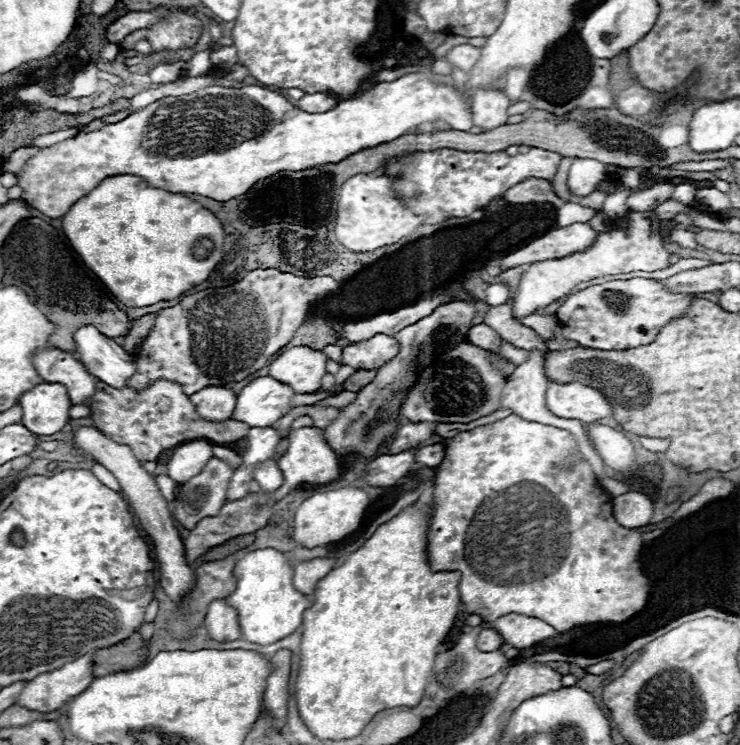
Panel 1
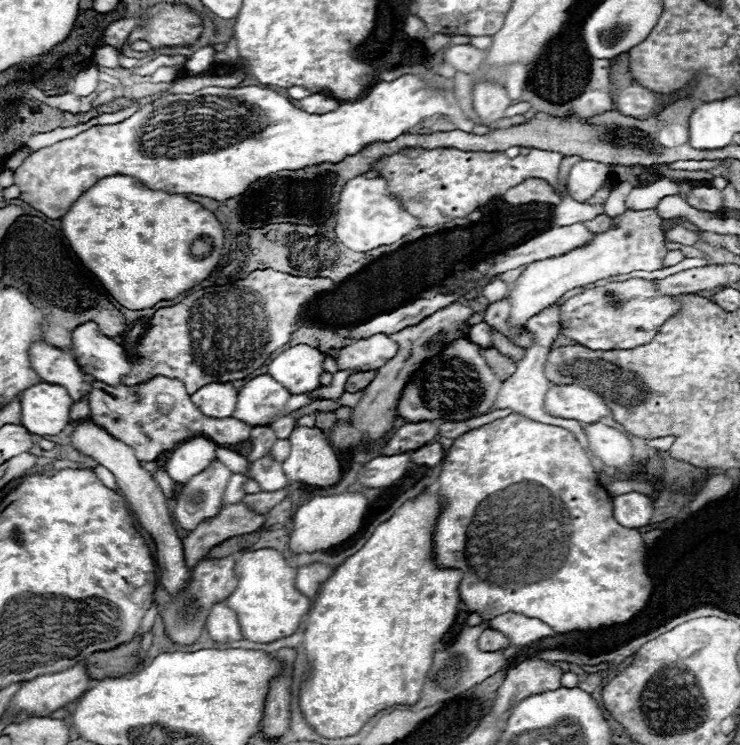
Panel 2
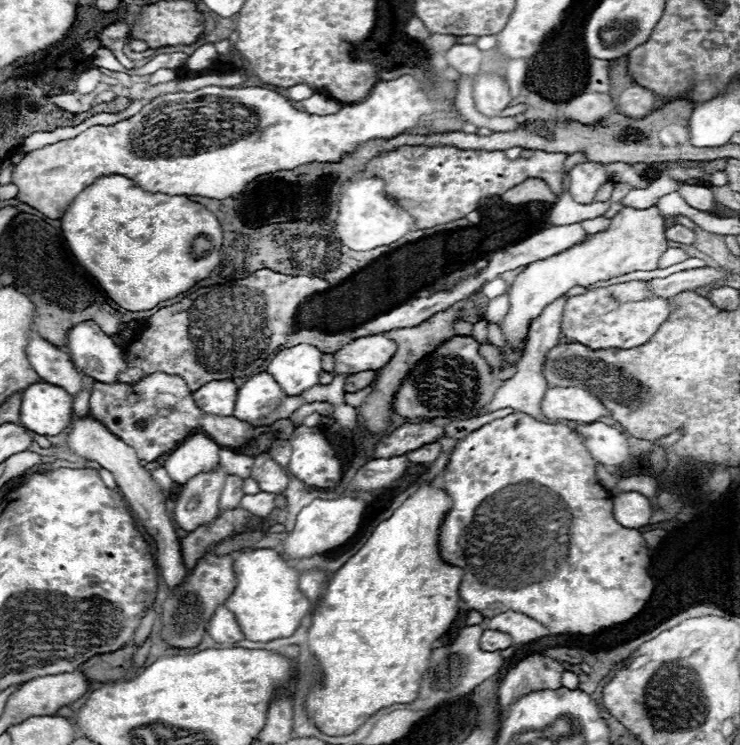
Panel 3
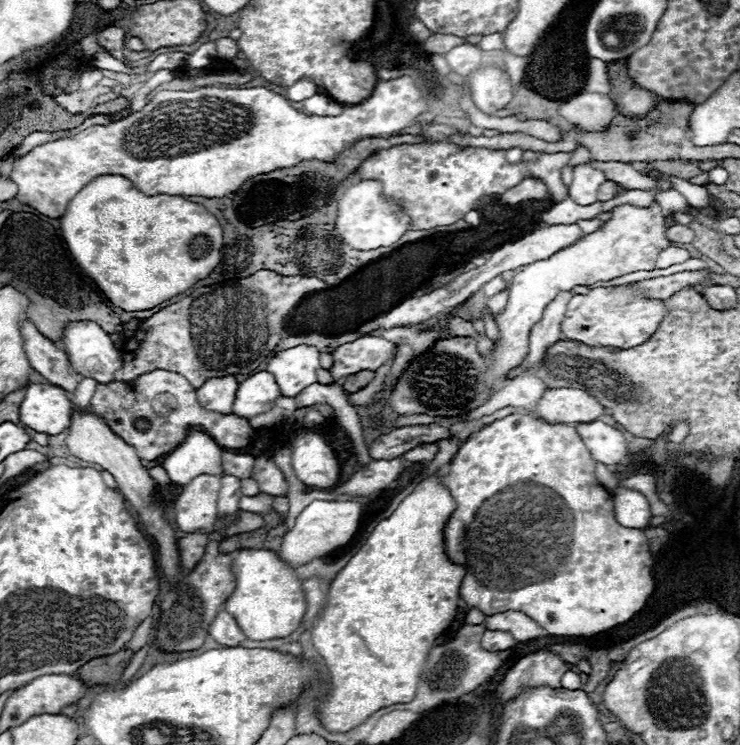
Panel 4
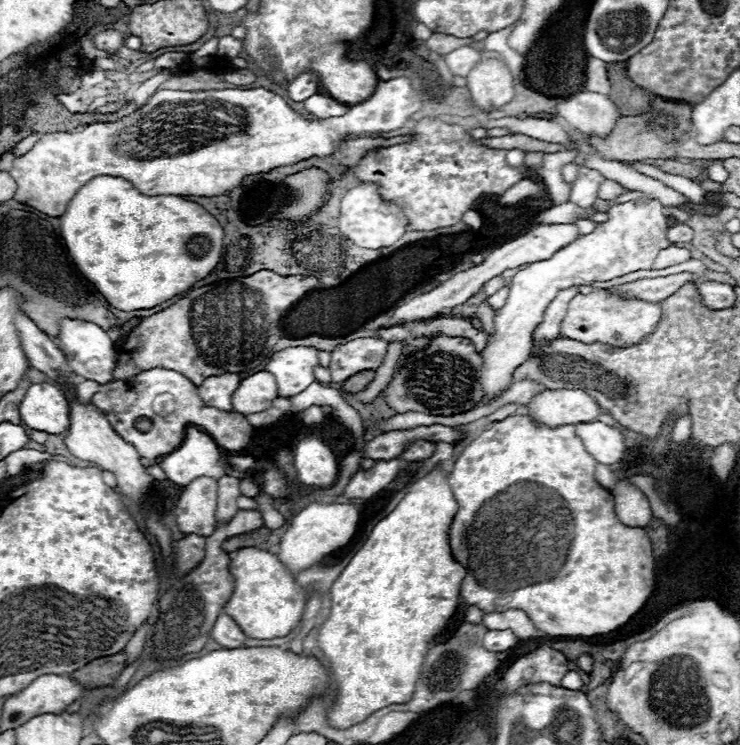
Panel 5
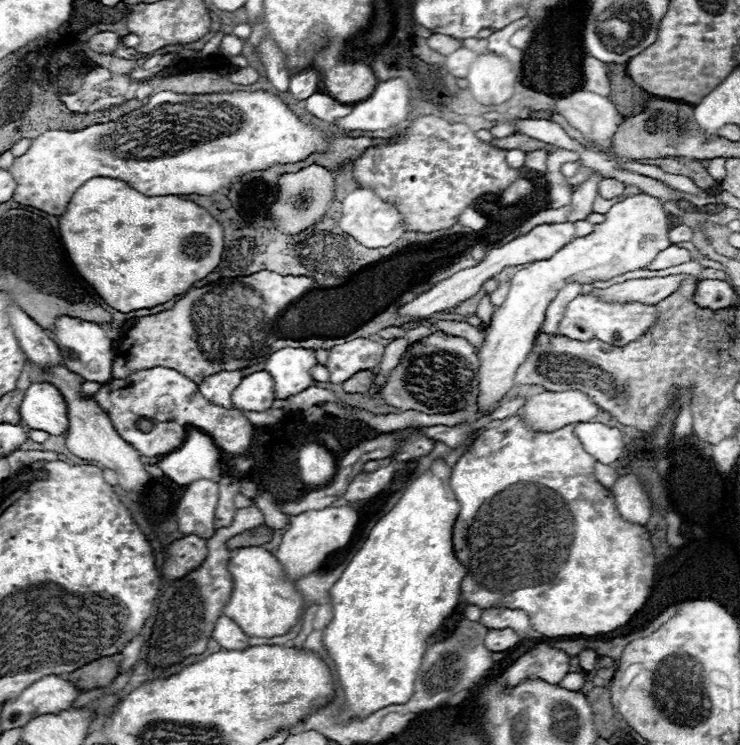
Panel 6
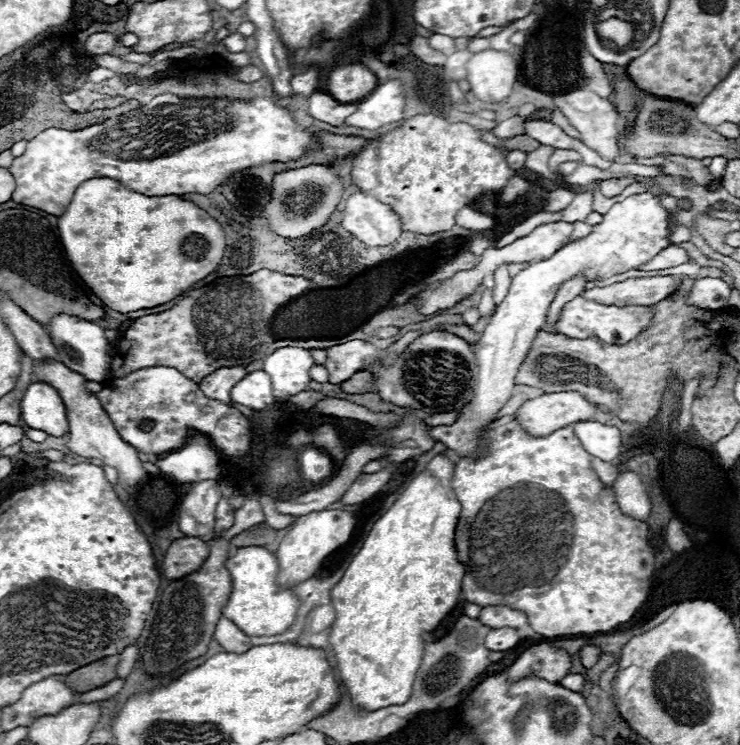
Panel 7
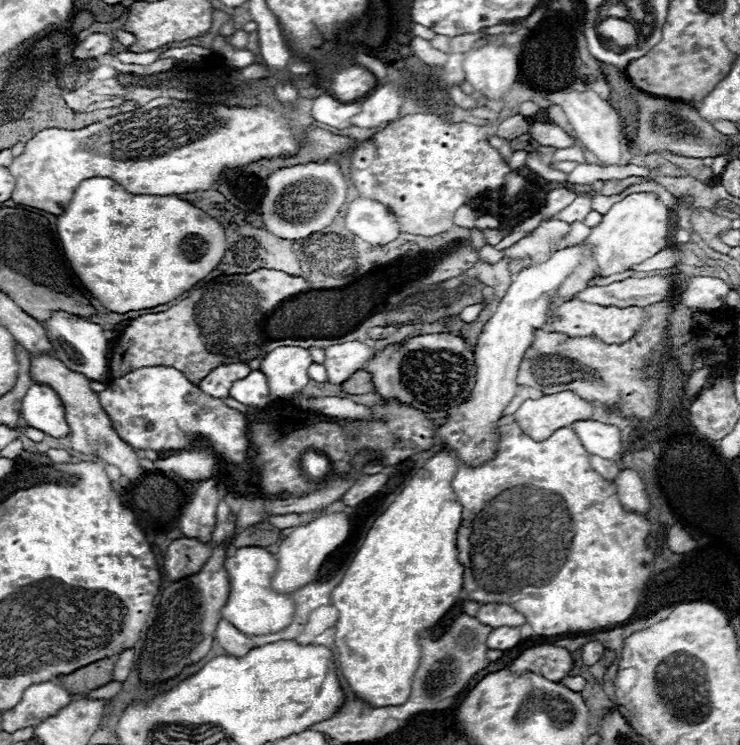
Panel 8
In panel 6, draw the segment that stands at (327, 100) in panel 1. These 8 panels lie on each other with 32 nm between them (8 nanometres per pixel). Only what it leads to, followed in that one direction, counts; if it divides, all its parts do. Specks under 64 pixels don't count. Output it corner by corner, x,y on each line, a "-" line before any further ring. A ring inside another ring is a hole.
312,94
308,100
306,100
306,110
308,114
316,116
318,120
324,120
324,122
336,122
338,118
344,118
348,116
352,110
354,110
354,104
342,104
338,100
334,100
332,96
328,94

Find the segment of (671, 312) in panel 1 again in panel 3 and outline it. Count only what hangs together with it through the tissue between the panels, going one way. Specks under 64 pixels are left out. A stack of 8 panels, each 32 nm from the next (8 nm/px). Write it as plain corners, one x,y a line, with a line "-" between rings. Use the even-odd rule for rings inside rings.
626,282
612,284
604,288
592,288
586,294
572,296
566,302
562,316
562,334
574,342
580,342
588,348
636,348
646,344
660,324
672,312
666,298
654,298
644,282

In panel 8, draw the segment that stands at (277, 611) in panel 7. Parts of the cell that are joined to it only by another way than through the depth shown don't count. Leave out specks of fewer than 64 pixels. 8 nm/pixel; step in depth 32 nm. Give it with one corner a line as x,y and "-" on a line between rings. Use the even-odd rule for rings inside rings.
246,546
238,548
224,560
224,568
230,578
230,596
222,608
222,618
248,636
262,636
278,632
292,622
292,600
286,594
278,594
272,588
272,576
276,574
276,558
266,548

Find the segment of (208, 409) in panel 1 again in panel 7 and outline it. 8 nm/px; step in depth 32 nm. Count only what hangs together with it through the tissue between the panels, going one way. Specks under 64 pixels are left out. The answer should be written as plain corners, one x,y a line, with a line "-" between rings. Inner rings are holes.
232,366
232,368
218,368
216,372
208,374
198,386
204,392
204,396
212,400
220,400
224,404
230,402
230,390
232,386
246,376
246,366

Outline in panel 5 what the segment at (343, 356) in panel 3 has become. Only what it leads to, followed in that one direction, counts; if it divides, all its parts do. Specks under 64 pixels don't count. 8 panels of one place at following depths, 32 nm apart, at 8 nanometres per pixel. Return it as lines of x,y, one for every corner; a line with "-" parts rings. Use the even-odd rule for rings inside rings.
356,338
340,344
330,352
330,374
332,382
344,382
348,376
362,370
376,370
386,354
388,342
376,338

